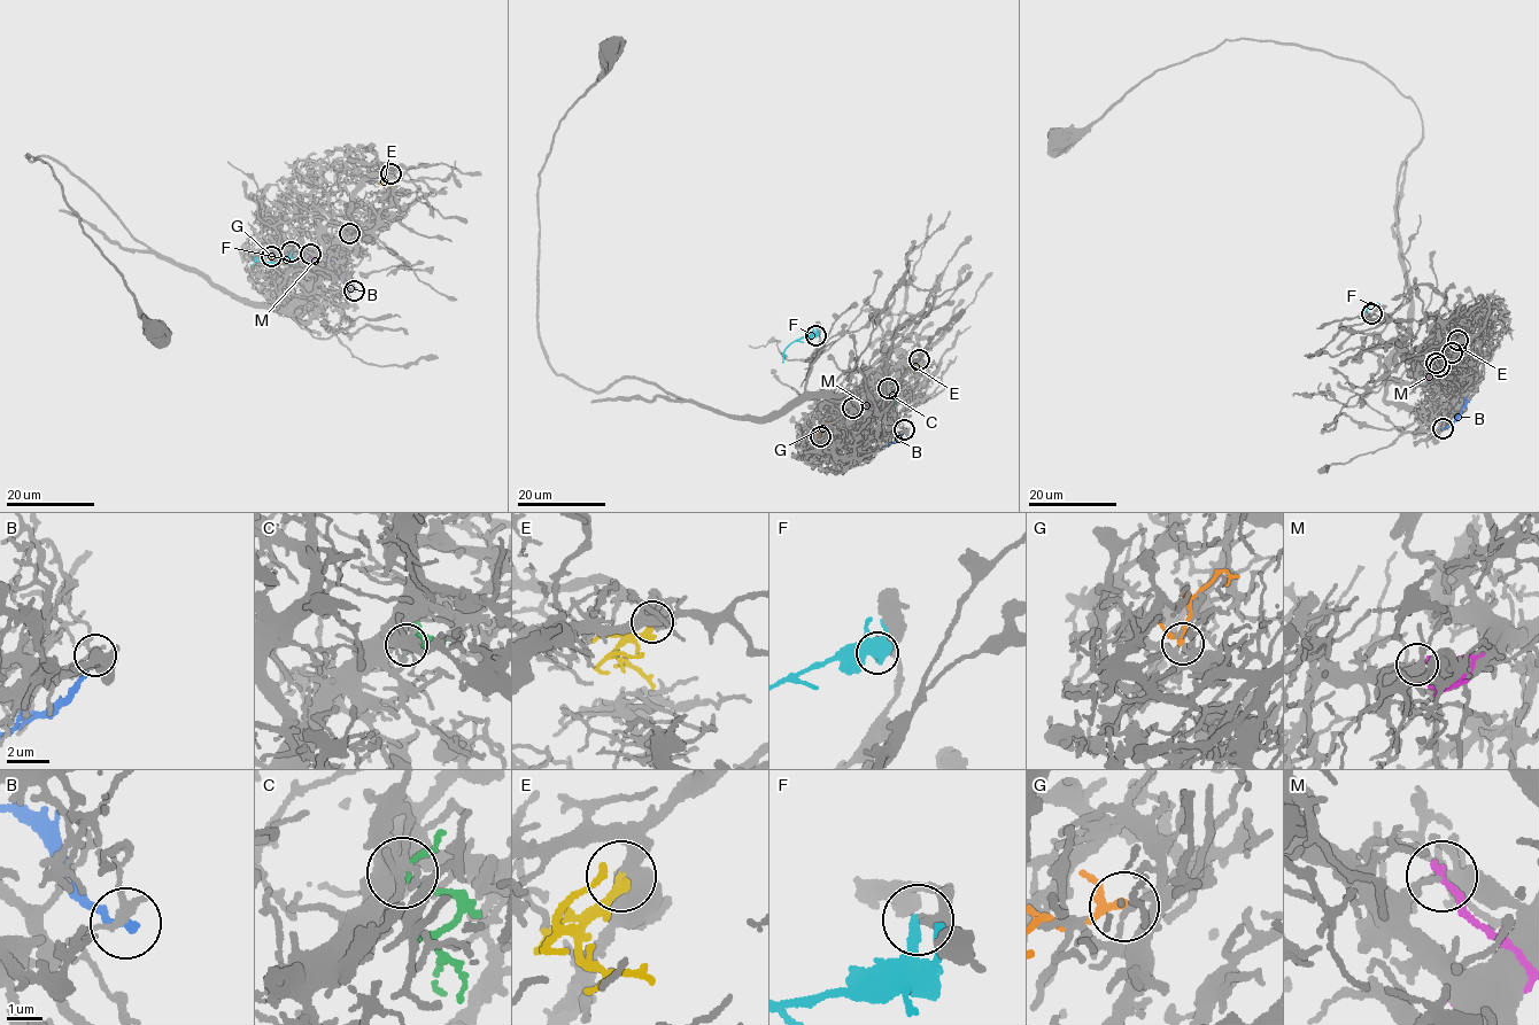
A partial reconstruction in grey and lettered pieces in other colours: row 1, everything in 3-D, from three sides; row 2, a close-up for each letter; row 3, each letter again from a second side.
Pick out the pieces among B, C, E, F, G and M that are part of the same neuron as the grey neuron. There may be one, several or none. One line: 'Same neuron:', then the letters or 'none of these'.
Same neuron: E

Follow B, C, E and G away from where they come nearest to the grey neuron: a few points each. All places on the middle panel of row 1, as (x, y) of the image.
B: (904, 429), (899, 440), (888, 441), (890, 434)
C: (887, 388), (894, 393), (892, 403)
E: (920, 359), (915, 370), (923, 373)
G: (820, 436), (824, 426), (833, 422)

